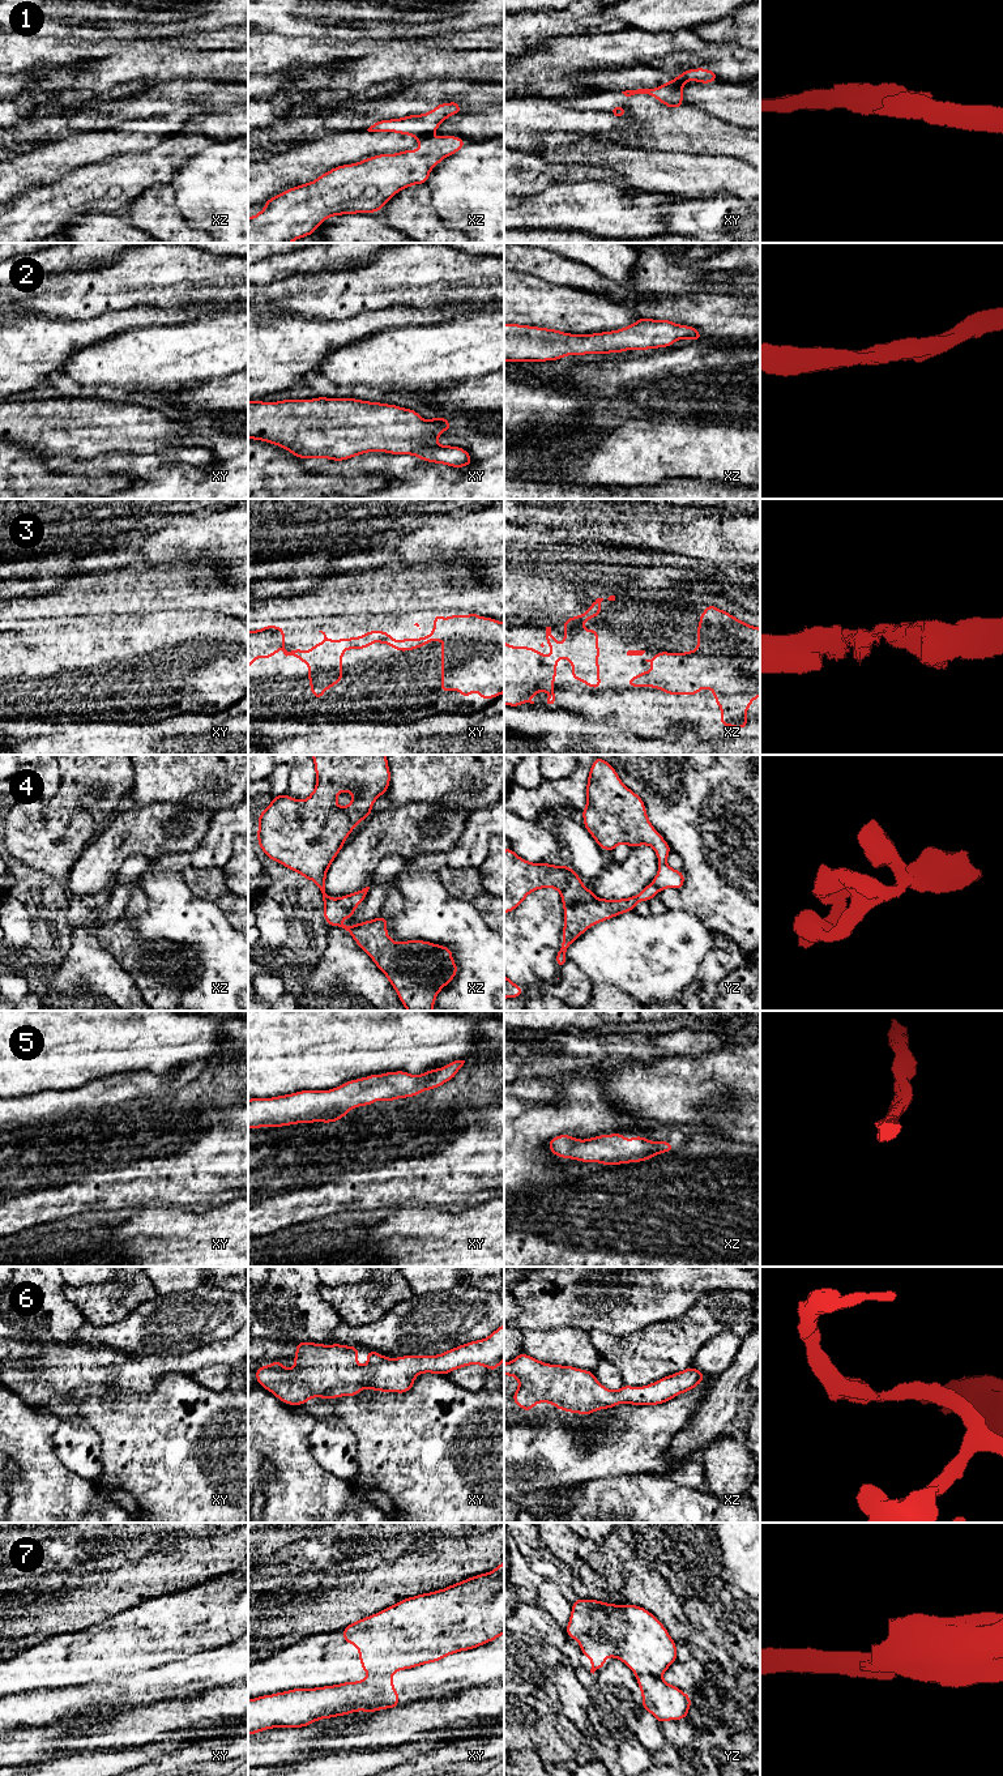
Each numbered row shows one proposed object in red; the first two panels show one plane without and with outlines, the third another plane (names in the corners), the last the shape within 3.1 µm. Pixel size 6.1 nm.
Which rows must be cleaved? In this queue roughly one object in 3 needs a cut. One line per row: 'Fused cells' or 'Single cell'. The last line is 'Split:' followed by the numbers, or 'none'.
1: Fused cells
2: Single cell
3: Single cell
4: Single cell
5: Single cell
6: Single cell
7: Fused cells
Split: 1, 7

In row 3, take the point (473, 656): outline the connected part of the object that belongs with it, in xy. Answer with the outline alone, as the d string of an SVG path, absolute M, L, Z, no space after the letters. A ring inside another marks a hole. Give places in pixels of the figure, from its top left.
M471 612L470 615L464 615L462 618L456 614L451 615L447 619L443 615L434 616L434 629L428 636L423 636L419 639L406 637L402 641L396 641L388 632L384 631L368 631L364 636L359 635L355 639L343 637L341 640L330 640L326 637L325 632L319 631L324 635L323 644L312 645L310 652L304 652L303 649L291 649L287 652L285 649L285 629L277 626L266 626L259 631L248 631L248 667L253 666L255 658L272 658L277 654L278 648L282 648L283 654L294 656L300 659L302 663L308 663L308 679L311 684L311 692L315 699L323 699L324 691L332 687L336 687L337 683L342 682L342 653L349 648L354 650L360 650L366 645L371 649L371 642L376 641L379 644L387 642L390 648L397 649L400 652L414 650L424 644L431 644L432 640L444 641L445 644L441 648L441 693L445 693L449 690L457 690L465 699L474 691L479 692L479 697L483 700L498 697L504 692L504 623L498 622L492 618L478 616L478 614Z

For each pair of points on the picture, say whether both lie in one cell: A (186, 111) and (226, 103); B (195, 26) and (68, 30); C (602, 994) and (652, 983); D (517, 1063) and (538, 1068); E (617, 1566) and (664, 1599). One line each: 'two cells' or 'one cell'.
A: two cells
B: one cell
C: two cells
D: one cell
E: one cell

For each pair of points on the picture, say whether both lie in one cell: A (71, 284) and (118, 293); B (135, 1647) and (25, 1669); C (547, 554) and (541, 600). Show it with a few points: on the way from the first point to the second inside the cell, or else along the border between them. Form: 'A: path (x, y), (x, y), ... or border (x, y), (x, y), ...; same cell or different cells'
A: path (82, 290), (106, 290); same cell
B: path (107, 1648), (77, 1656), (67, 1663), (52, 1663); same cell
C: path (546, 566), (546, 575), (541, 580), (541, 588); same cell

